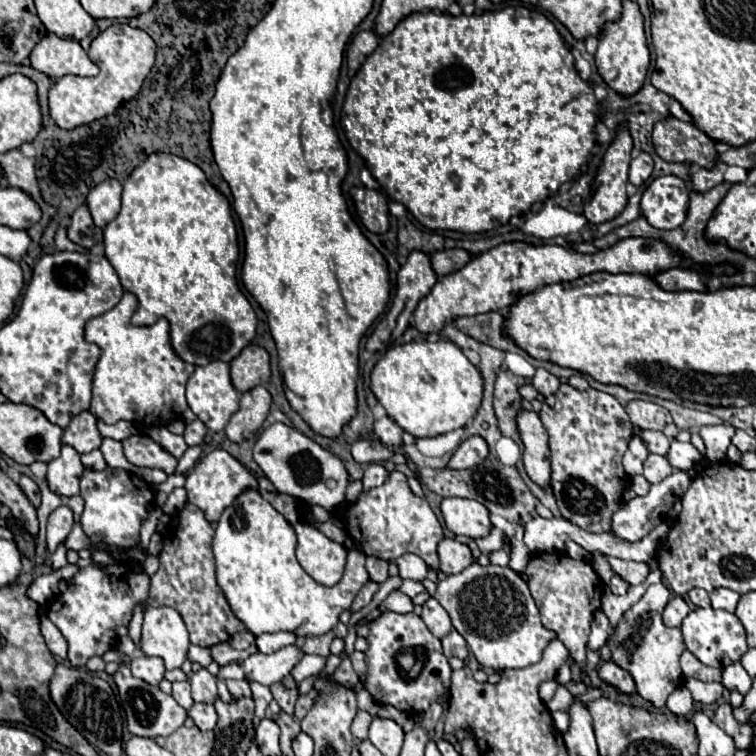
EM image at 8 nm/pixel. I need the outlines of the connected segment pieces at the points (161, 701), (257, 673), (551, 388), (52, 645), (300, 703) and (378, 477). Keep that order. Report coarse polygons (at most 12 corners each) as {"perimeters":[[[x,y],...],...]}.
{"perimeters":[[[122,665],[114,673],[132,735],[160,737],[188,713]],[[296,645],[270,655],[250,655],[220,669],[220,679],[282,681],[302,659]],[[538,369],[532,385],[544,397],[558,391],[560,381]],[[40,617],[40,631],[48,649],[66,659],[66,639],[46,617]],[[316,691],[298,697],[294,719],[300,719],[308,713],[312,707]],[[368,465],[362,477],[366,489],[380,487],[388,479],[384,465]]]}

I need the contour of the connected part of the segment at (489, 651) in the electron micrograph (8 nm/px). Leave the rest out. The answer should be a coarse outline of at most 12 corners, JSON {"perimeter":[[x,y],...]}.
{"perimeter":[[472,563],[438,581],[484,669],[534,665],[556,639],[528,583]]}

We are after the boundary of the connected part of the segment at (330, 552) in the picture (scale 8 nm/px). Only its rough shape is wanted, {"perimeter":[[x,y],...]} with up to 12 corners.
{"perimeter":[[300,521],[296,557],[320,585],[344,575],[348,549]]}

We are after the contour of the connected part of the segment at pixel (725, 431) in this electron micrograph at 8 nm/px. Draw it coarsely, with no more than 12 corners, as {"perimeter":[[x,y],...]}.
{"perimeter":[[708,425],[700,437],[708,449],[708,461],[718,463],[734,435],[732,425]]}

